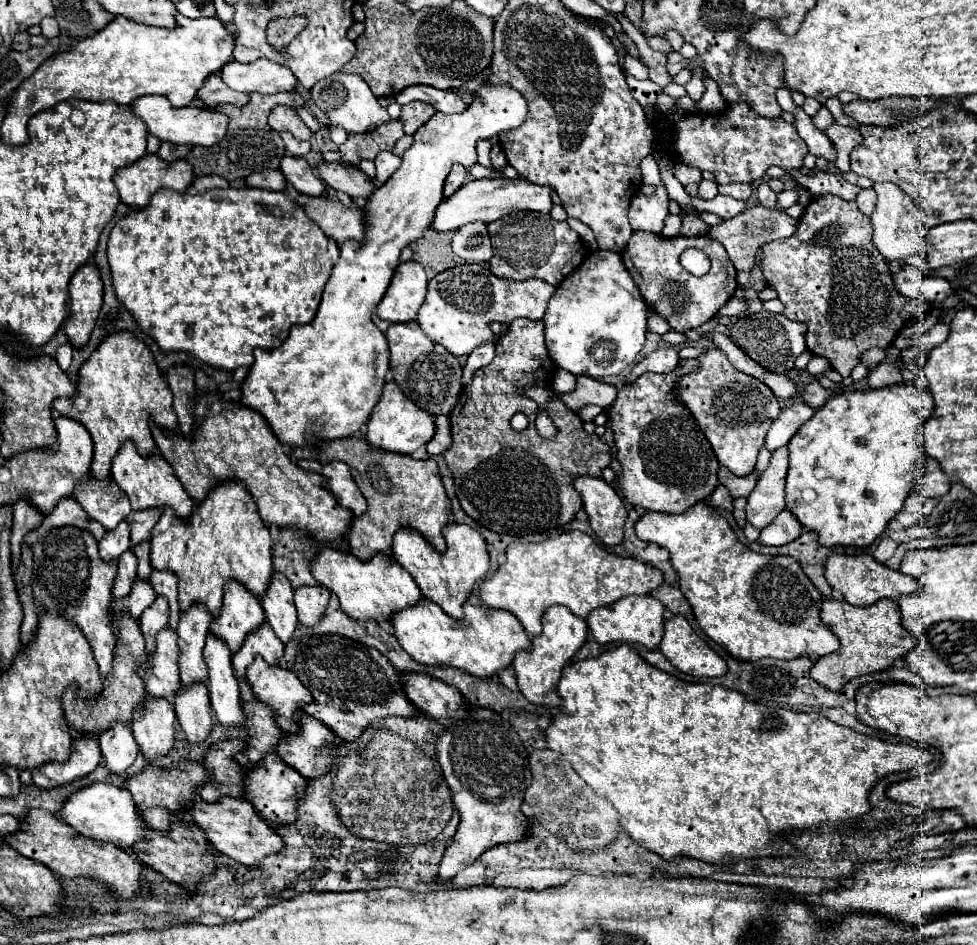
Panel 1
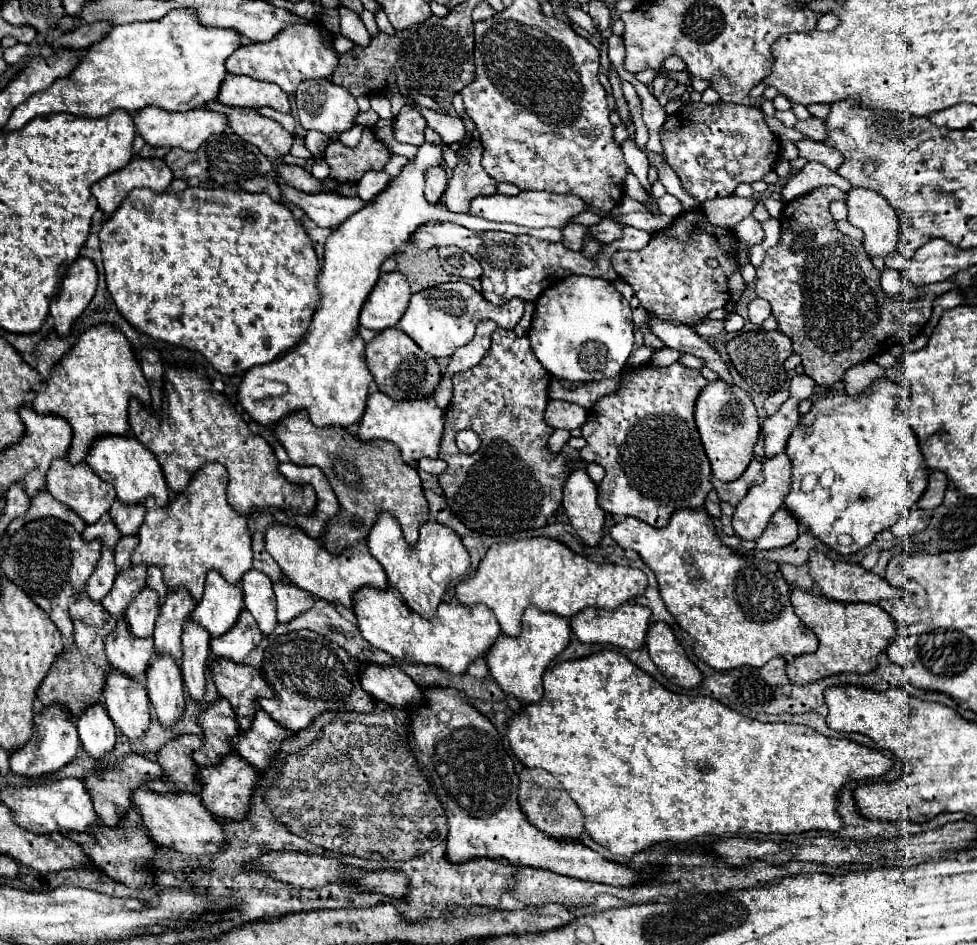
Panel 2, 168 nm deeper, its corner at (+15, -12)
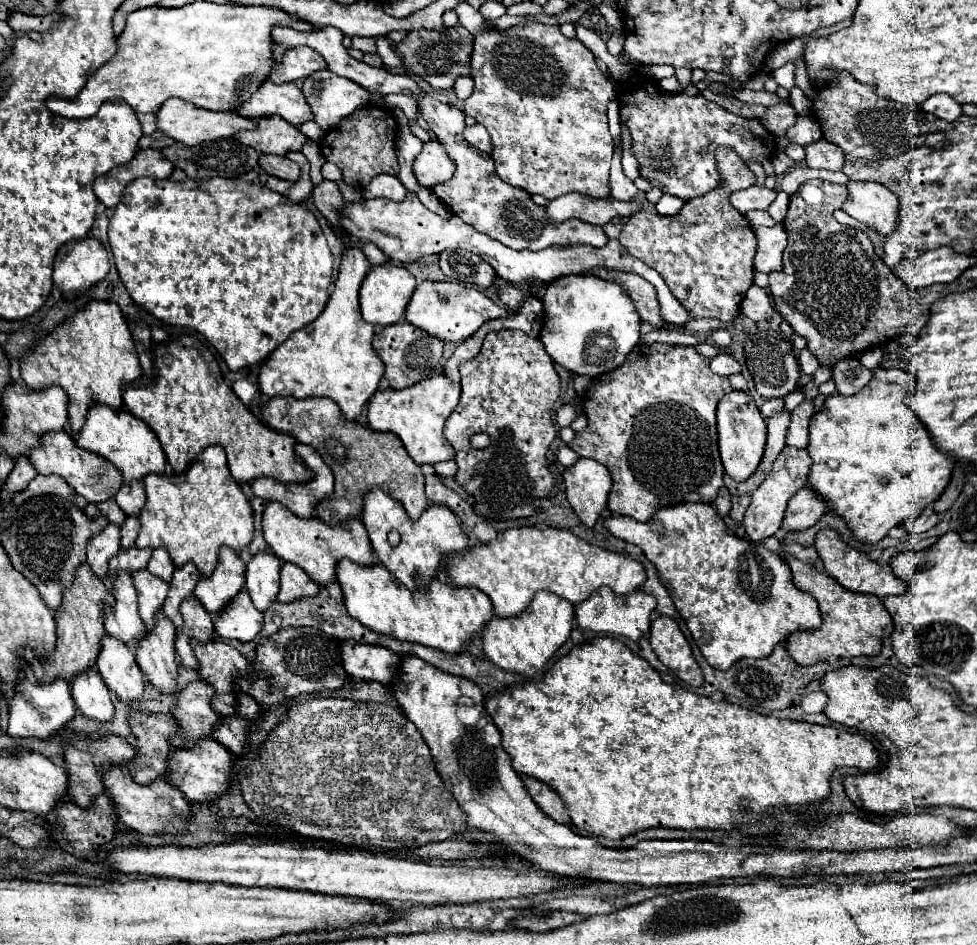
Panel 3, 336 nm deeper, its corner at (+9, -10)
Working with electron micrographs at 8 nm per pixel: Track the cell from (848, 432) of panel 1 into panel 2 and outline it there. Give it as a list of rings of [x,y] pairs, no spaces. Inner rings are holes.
[[[879,378],[859,396],[821,396],[813,402],[811,412],[801,416],[789,438],[785,452],[793,462],[793,482],[791,492],[785,498],[785,508],[807,526],[813,536],[821,538],[839,554],[855,554],[869,546],[879,532],[891,528],[897,518],[911,510],[927,488],[929,468],[923,460],[915,432],[899,408],[901,400],[907,396],[909,392],[889,378]],[[845,536],[849,542],[841,544],[841,538]]]

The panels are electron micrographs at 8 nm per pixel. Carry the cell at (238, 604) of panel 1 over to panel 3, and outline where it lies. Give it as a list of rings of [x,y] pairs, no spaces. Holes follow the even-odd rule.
[[[223,548],[219,552],[217,566],[209,578],[201,578],[195,588],[195,598],[203,604],[203,608],[217,620],[217,616],[227,608],[233,596],[239,594],[245,586],[245,564],[233,552]]]

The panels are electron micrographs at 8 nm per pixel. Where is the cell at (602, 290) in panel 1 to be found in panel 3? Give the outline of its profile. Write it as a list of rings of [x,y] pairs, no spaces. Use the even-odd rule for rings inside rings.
[[[583,274],[583,276],[563,276],[547,284],[543,296],[545,324],[539,340],[543,342],[547,354],[573,374],[599,376],[619,368],[627,354],[639,342],[641,318],[635,314],[635,306],[623,286]]]

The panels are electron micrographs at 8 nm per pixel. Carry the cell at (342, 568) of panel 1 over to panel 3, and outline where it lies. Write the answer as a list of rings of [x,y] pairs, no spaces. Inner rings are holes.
[[[269,502],[263,512],[263,534],[265,534],[265,540],[271,548],[271,552],[279,560],[297,564],[319,586],[337,582],[337,562],[341,562],[343,558],[347,558],[359,566],[373,566],[377,562],[363,522],[353,520],[353,518],[339,526],[327,526],[319,518],[303,520],[303,518],[291,514],[285,506]]]

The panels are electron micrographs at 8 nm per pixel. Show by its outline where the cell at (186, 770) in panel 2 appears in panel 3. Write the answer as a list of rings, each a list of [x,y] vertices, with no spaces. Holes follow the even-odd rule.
[[[135,712],[129,718],[131,730],[137,738],[137,760],[123,764],[123,768],[127,768],[127,772],[135,778],[135,782],[139,784],[151,784],[157,778],[165,778],[169,774],[169,754],[173,750],[173,746],[169,744],[169,738],[181,732],[181,726],[165,714],[147,714],[147,712]]]

